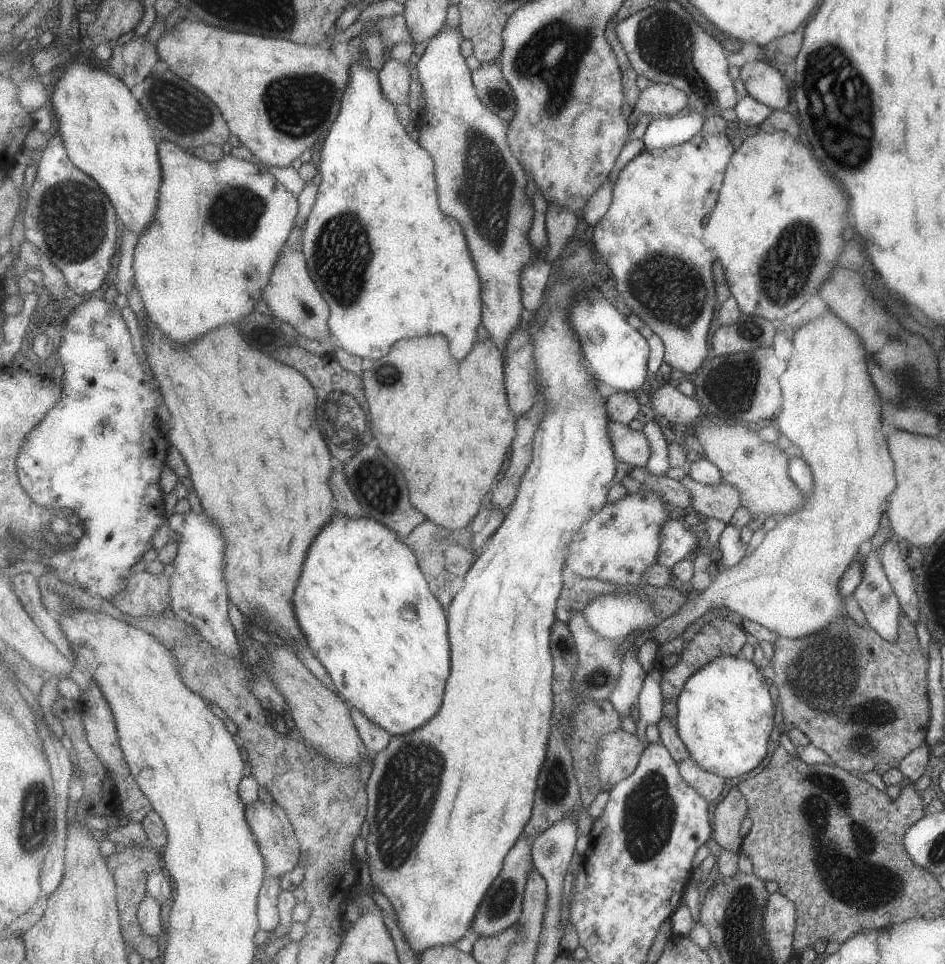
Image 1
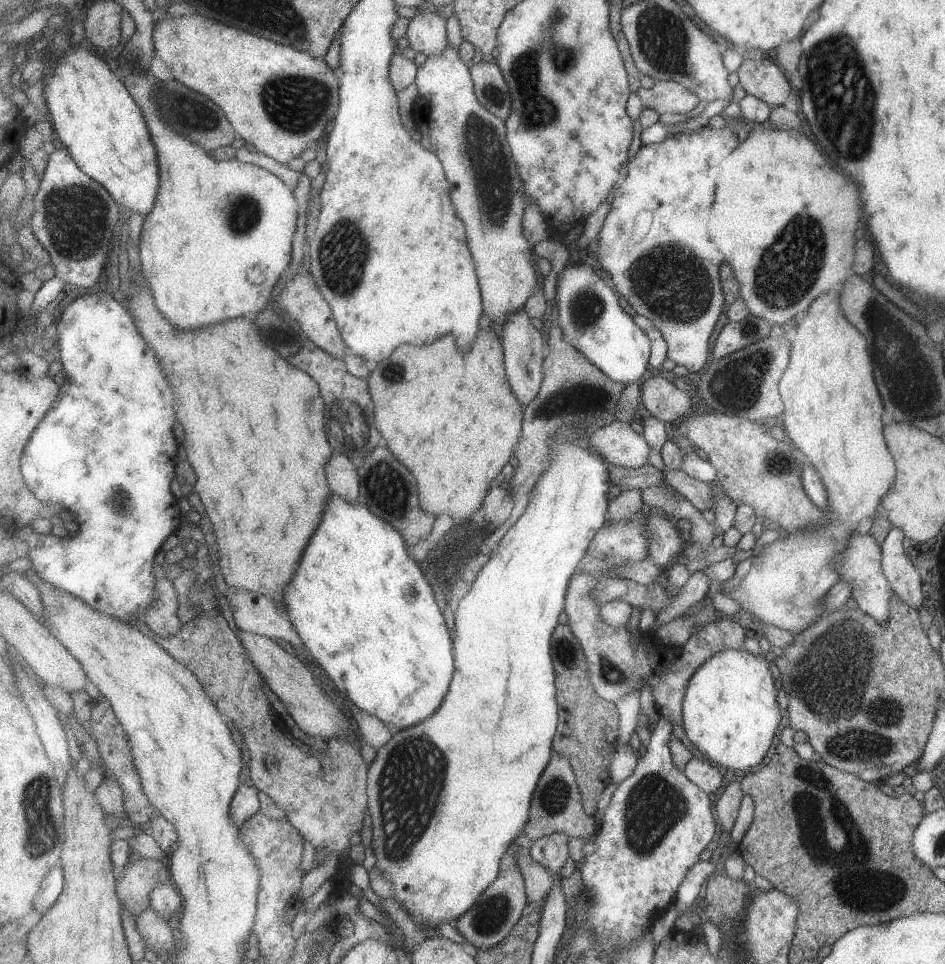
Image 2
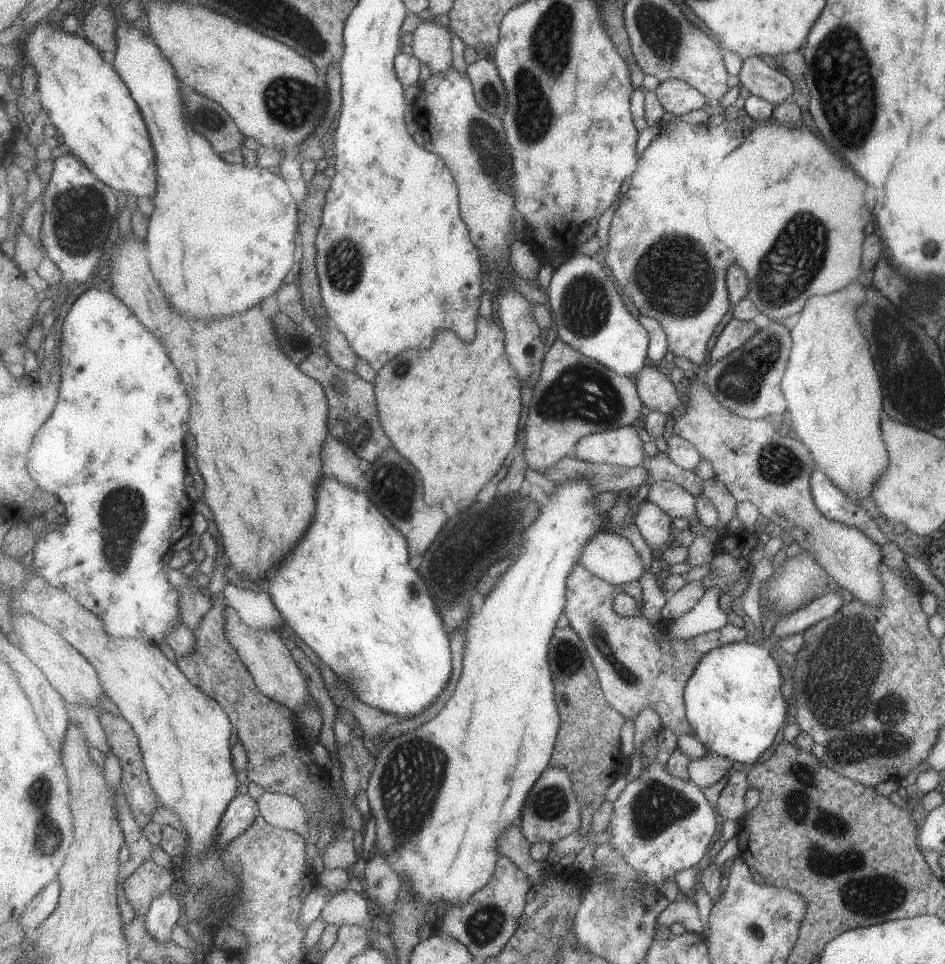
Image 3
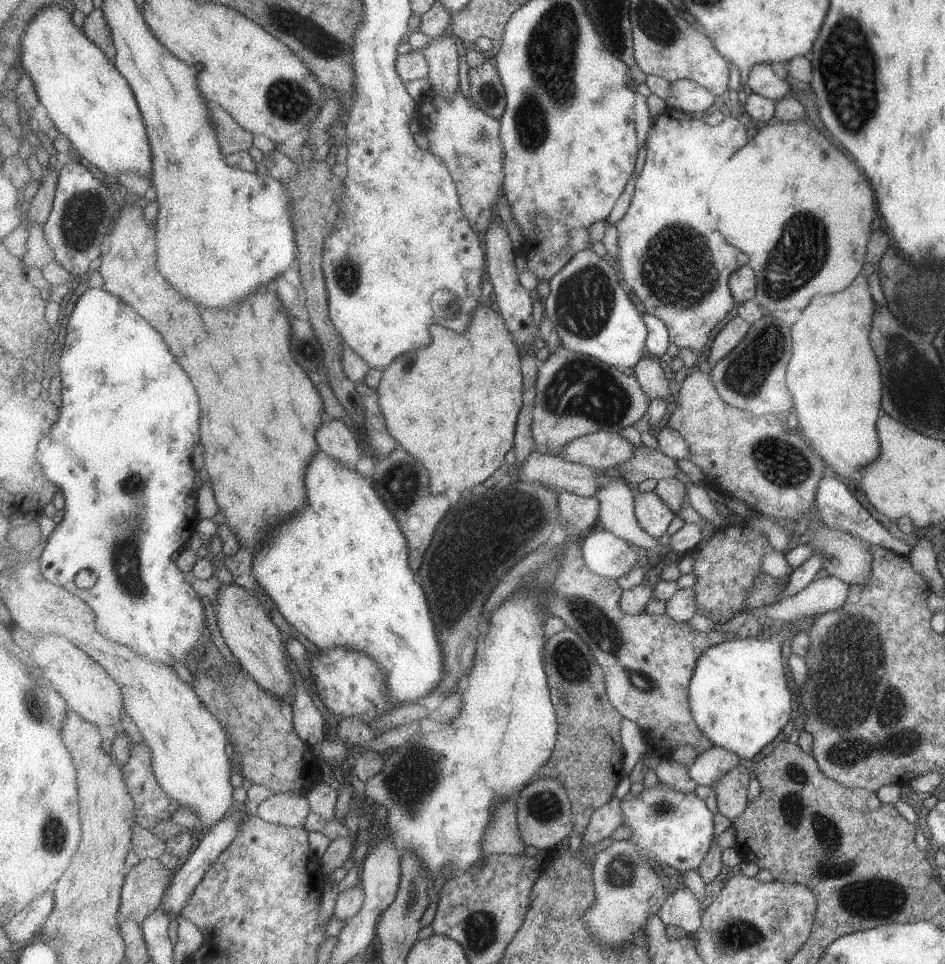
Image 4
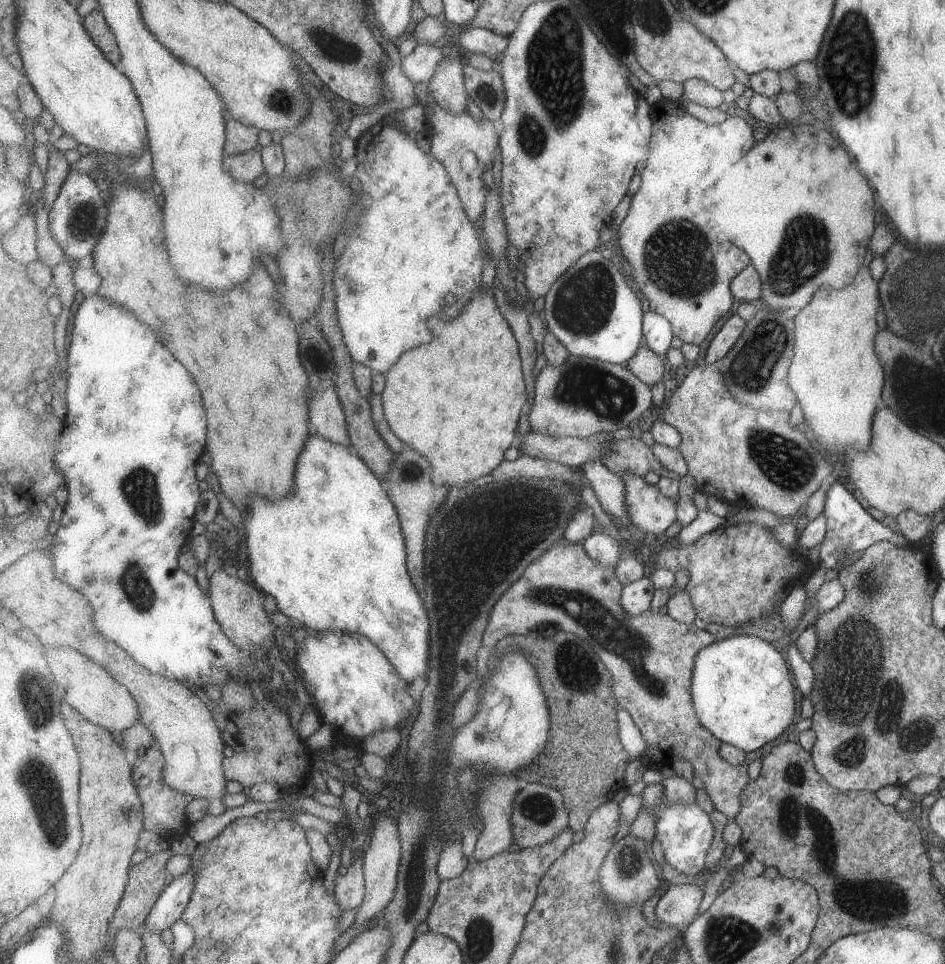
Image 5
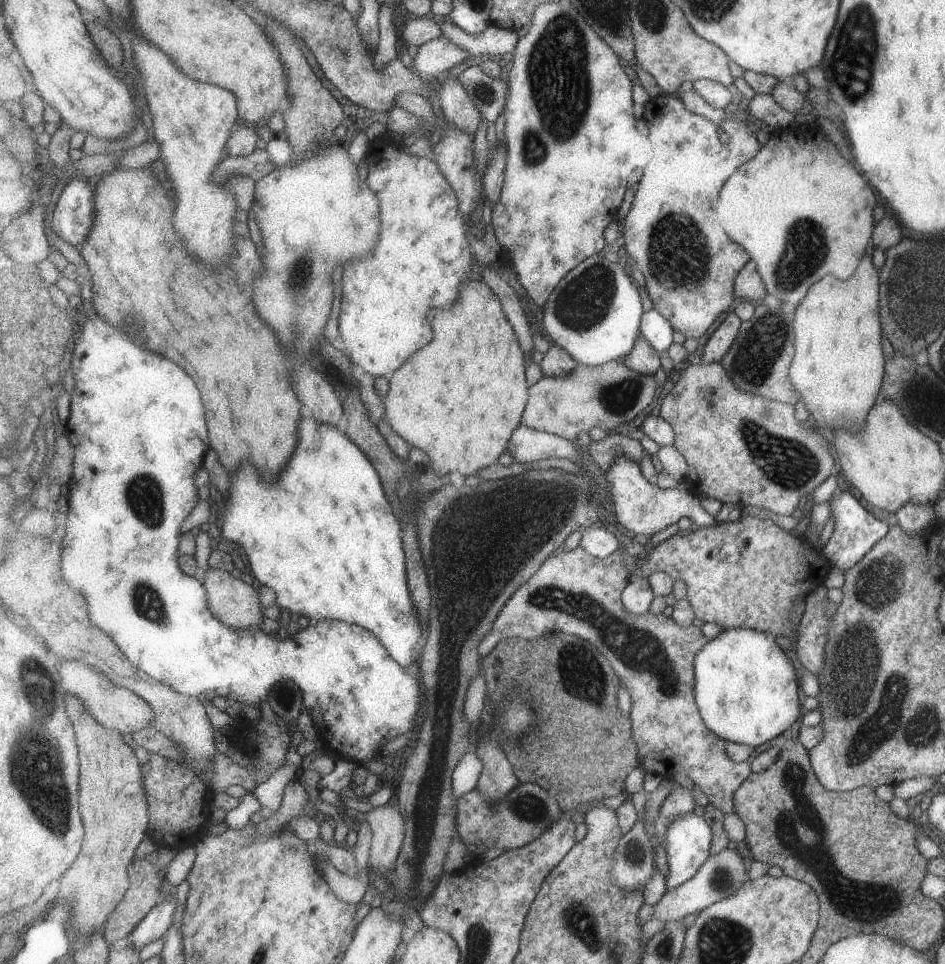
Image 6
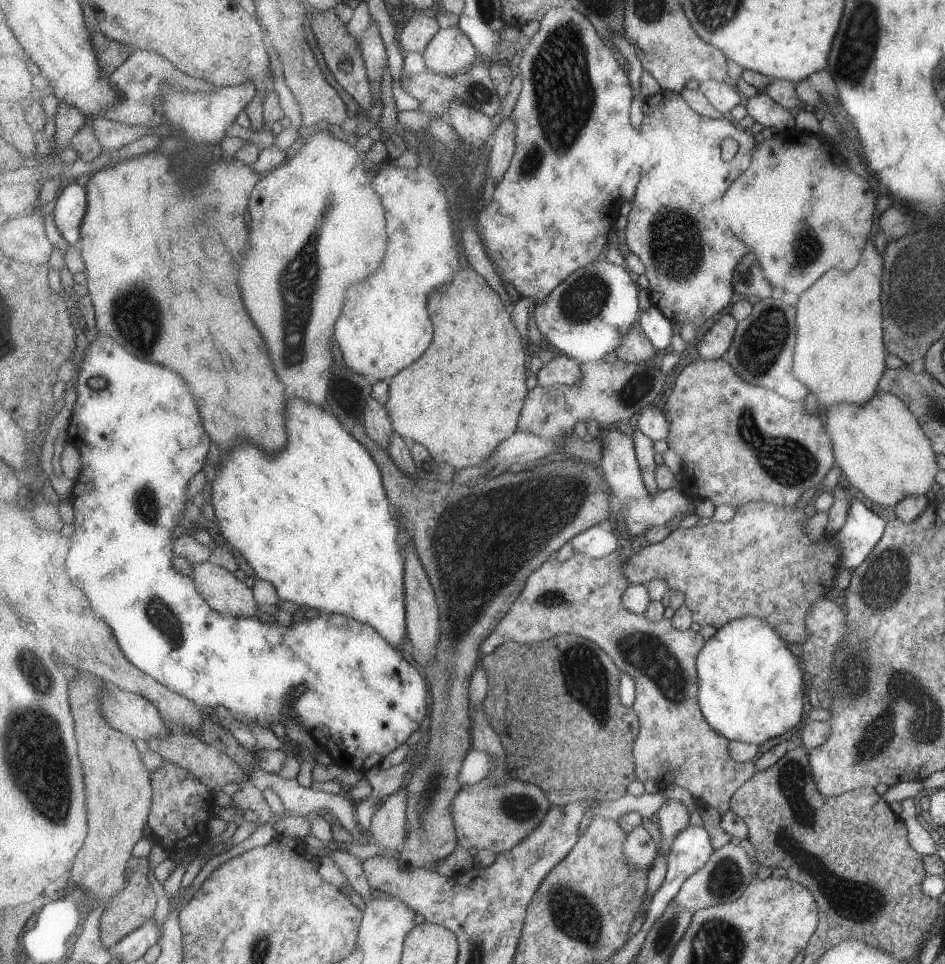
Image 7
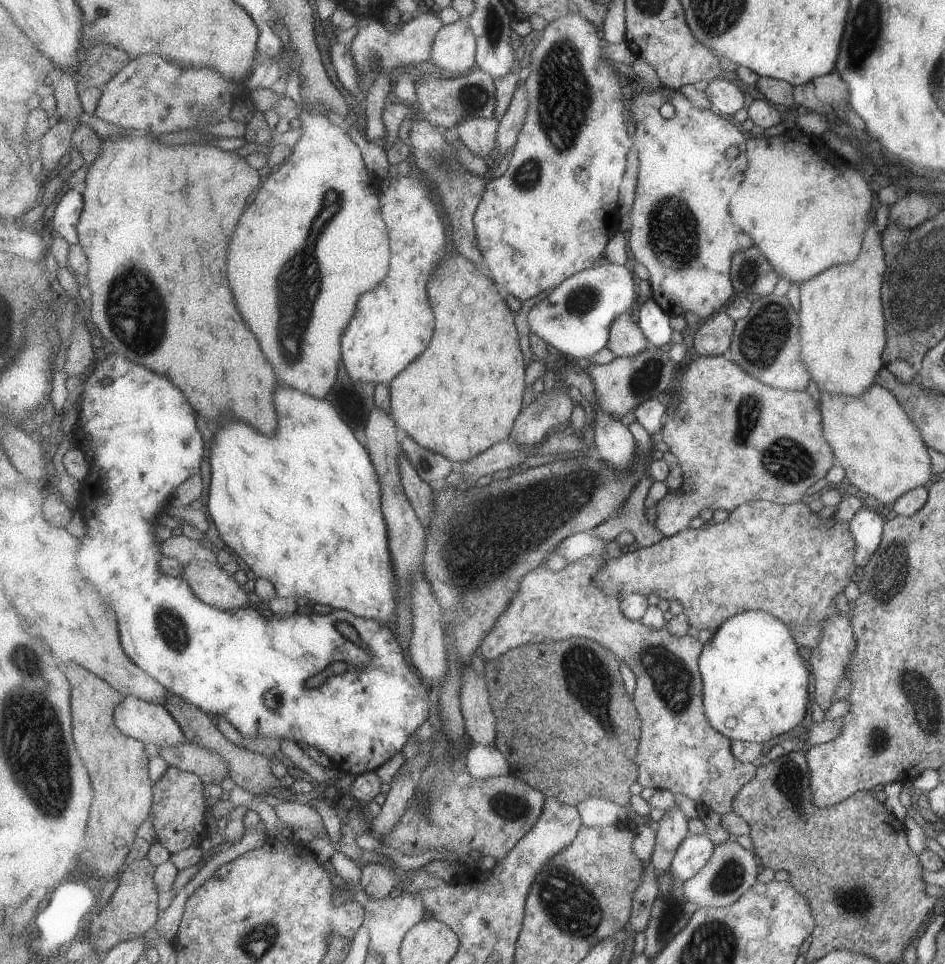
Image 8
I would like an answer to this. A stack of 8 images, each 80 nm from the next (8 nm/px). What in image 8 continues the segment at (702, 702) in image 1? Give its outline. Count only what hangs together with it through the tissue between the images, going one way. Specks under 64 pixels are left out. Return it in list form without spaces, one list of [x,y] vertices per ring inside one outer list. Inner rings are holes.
[[[747,611],[729,619],[704,644],[700,671],[704,680],[704,703],[709,722],[732,741],[769,742],[801,722],[807,708],[809,672],[799,656],[789,627],[765,611]]]

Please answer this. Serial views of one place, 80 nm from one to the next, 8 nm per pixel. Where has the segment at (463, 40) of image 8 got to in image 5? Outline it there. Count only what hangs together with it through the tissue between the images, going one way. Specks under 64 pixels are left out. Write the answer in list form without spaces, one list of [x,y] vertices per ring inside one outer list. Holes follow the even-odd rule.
[[[430,43],[417,44],[411,54],[402,58],[403,71],[415,84],[429,84],[444,59],[441,47]]]

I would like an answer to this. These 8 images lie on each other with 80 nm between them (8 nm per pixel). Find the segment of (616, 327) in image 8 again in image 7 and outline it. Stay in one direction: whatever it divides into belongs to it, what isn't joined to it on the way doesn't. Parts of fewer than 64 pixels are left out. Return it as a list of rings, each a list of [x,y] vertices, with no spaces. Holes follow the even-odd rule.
[[[635,323],[629,329],[616,354],[627,363],[642,363],[653,360],[657,355],[662,355],[644,333],[640,323]]]

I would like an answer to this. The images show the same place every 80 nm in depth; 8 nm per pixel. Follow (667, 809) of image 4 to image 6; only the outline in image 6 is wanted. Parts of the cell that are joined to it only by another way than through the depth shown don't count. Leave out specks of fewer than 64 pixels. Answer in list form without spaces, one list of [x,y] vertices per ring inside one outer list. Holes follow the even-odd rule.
[[[693,813],[678,818],[674,823],[666,824],[666,826],[665,848],[668,871],[665,882],[667,882],[667,892],[669,892],[693,878],[701,870],[701,867],[712,855],[714,834],[711,826],[705,822],[705,818]]]

